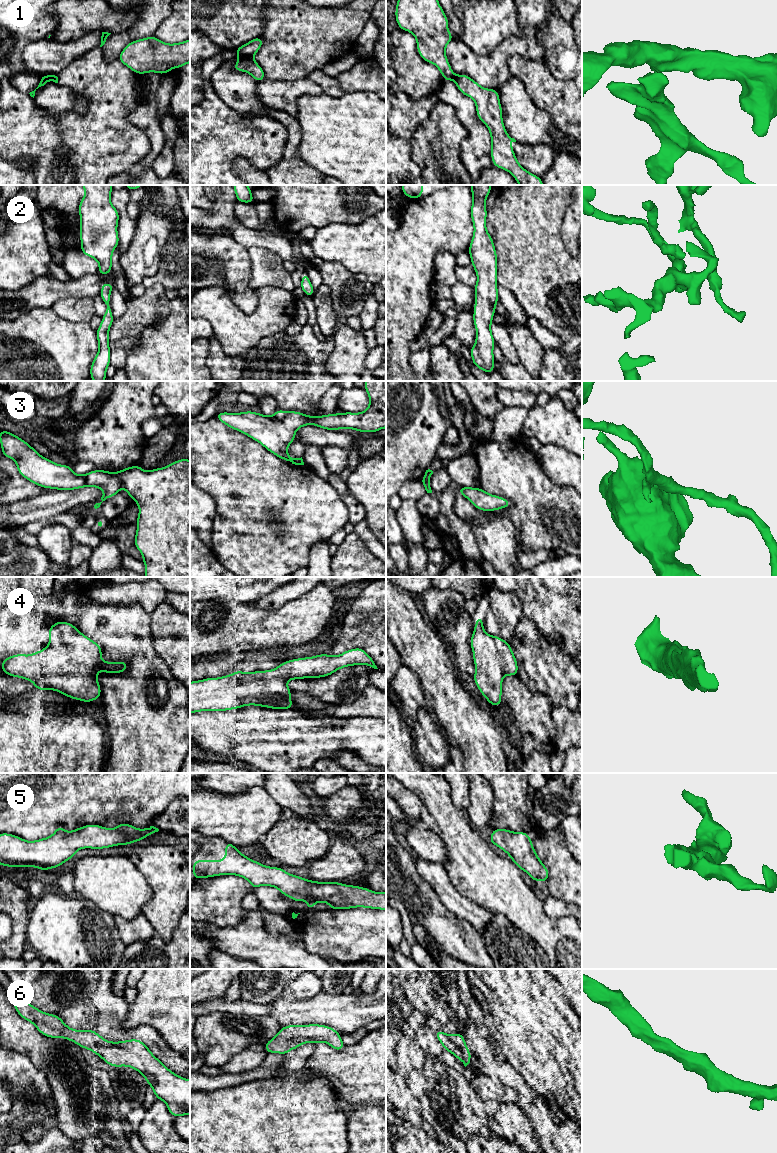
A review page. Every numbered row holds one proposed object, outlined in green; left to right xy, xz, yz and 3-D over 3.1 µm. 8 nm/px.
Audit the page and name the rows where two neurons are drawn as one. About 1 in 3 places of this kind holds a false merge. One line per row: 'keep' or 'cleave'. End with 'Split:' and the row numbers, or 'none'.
1: cleave
2: keep
3: cleave
4: keep
5: keep
6: keep
Split: 1, 3

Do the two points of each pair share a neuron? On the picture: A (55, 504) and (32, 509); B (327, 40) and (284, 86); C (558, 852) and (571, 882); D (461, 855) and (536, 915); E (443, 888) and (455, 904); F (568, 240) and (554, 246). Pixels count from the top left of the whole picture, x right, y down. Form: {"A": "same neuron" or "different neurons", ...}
{"A": "same neuron", "B": "different neurons", "C": "same neuron", "D": "same neuron", "E": "same neuron", "F": "different neurons"}

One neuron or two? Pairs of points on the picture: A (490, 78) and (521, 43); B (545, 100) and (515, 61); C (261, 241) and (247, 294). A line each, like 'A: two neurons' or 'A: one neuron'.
A: one neuron
B: one neuron
C: two neurons

